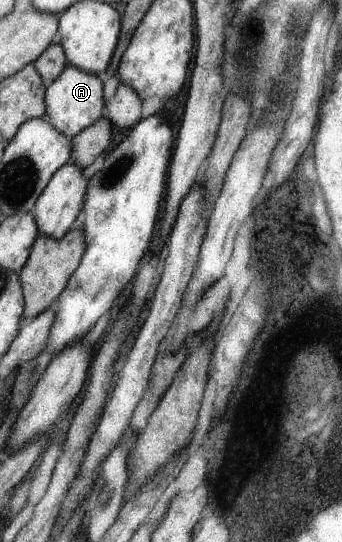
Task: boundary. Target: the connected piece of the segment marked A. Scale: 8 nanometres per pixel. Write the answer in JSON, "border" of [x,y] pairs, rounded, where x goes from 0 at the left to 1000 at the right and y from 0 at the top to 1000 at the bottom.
{"border":[[[199,116],[184,135],[155,151],[137,153],[135,162],[137,205],[132,216],[167,234],[167,240],[187,244],[211,256],[298,216],[304,175],[298,175],[298,149],[287,137],[246,131],[240,125]]]}

